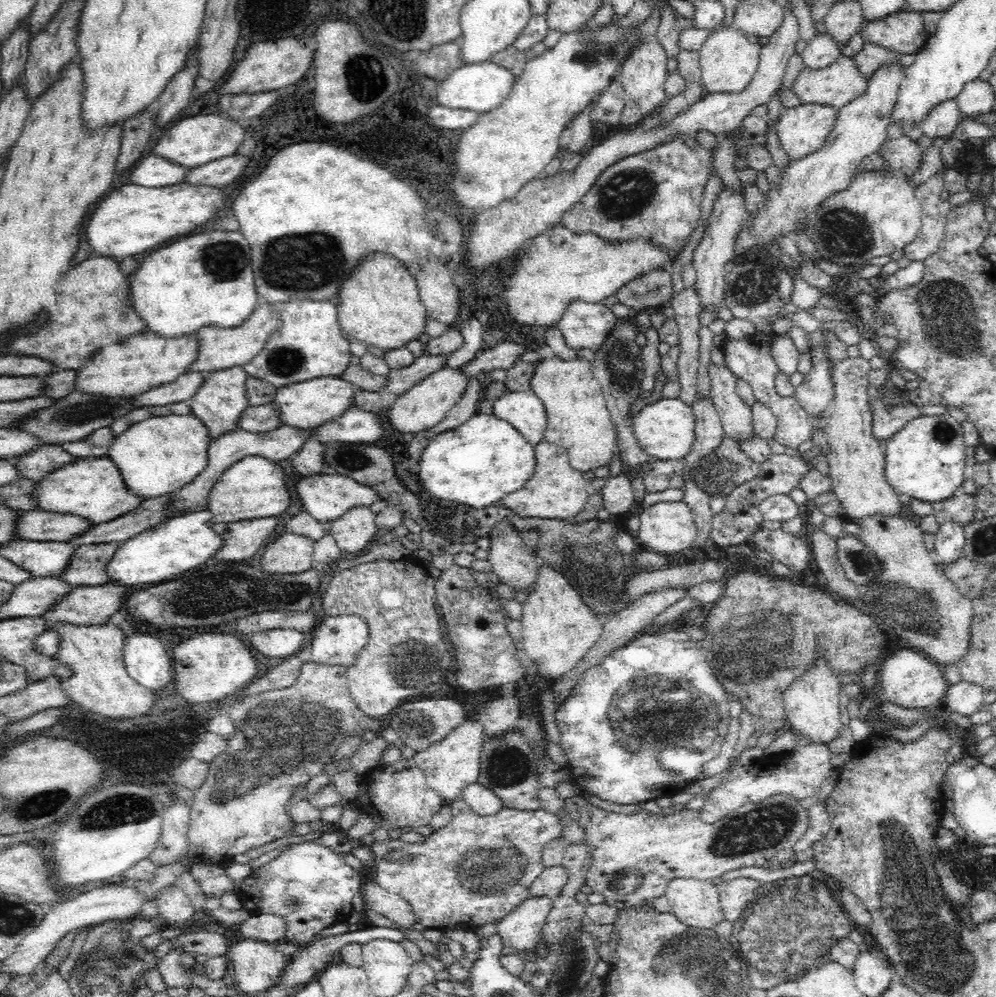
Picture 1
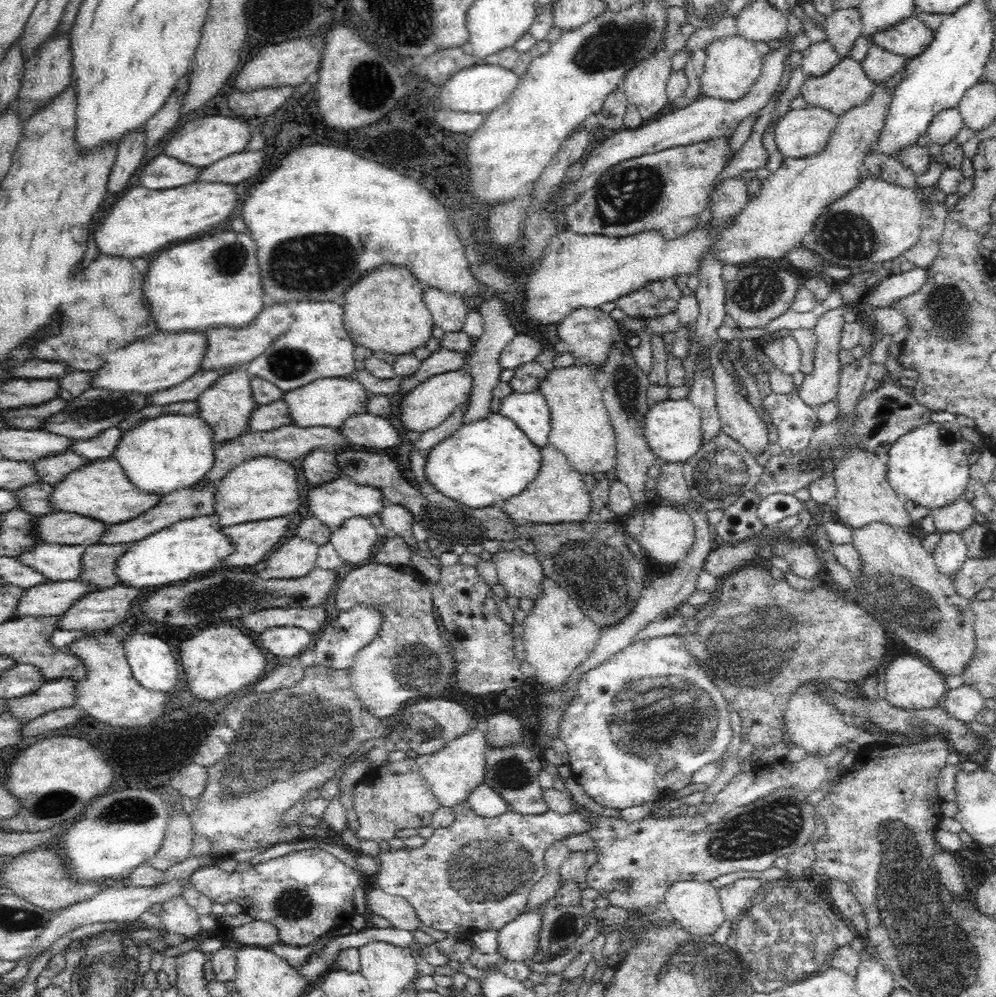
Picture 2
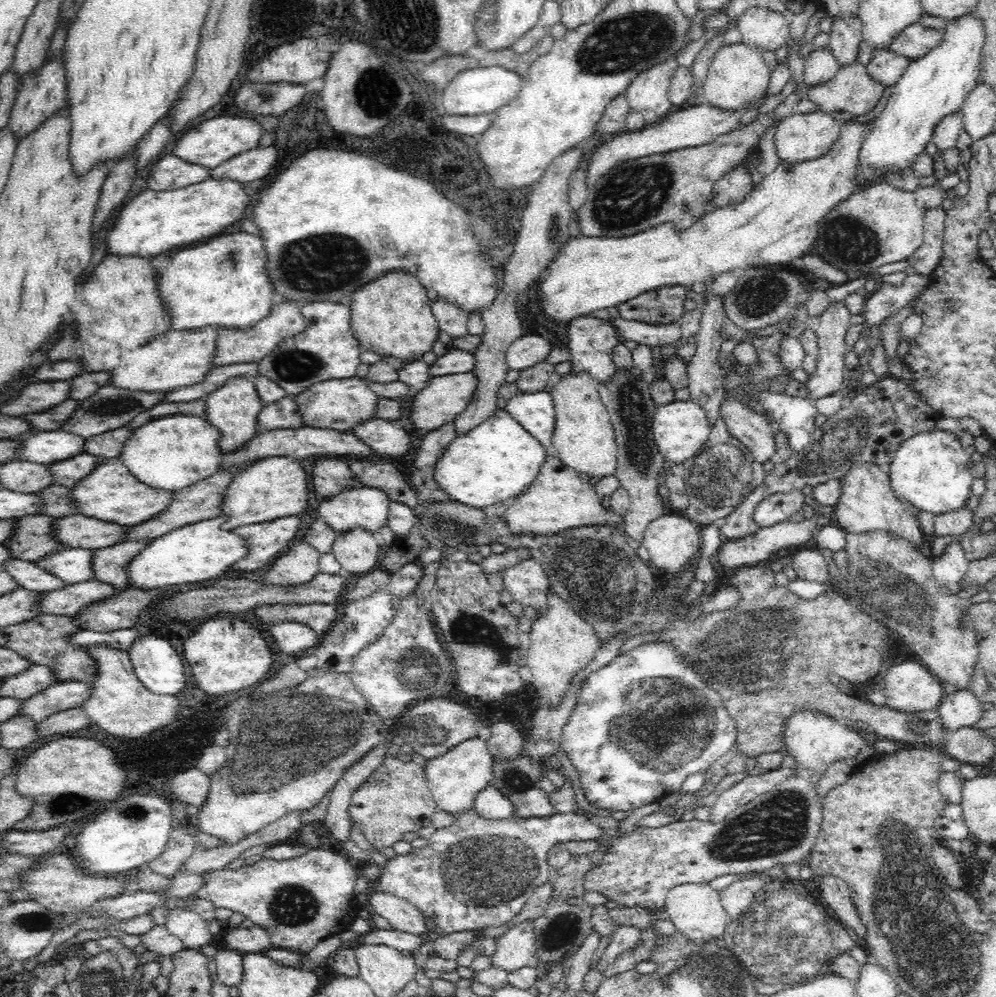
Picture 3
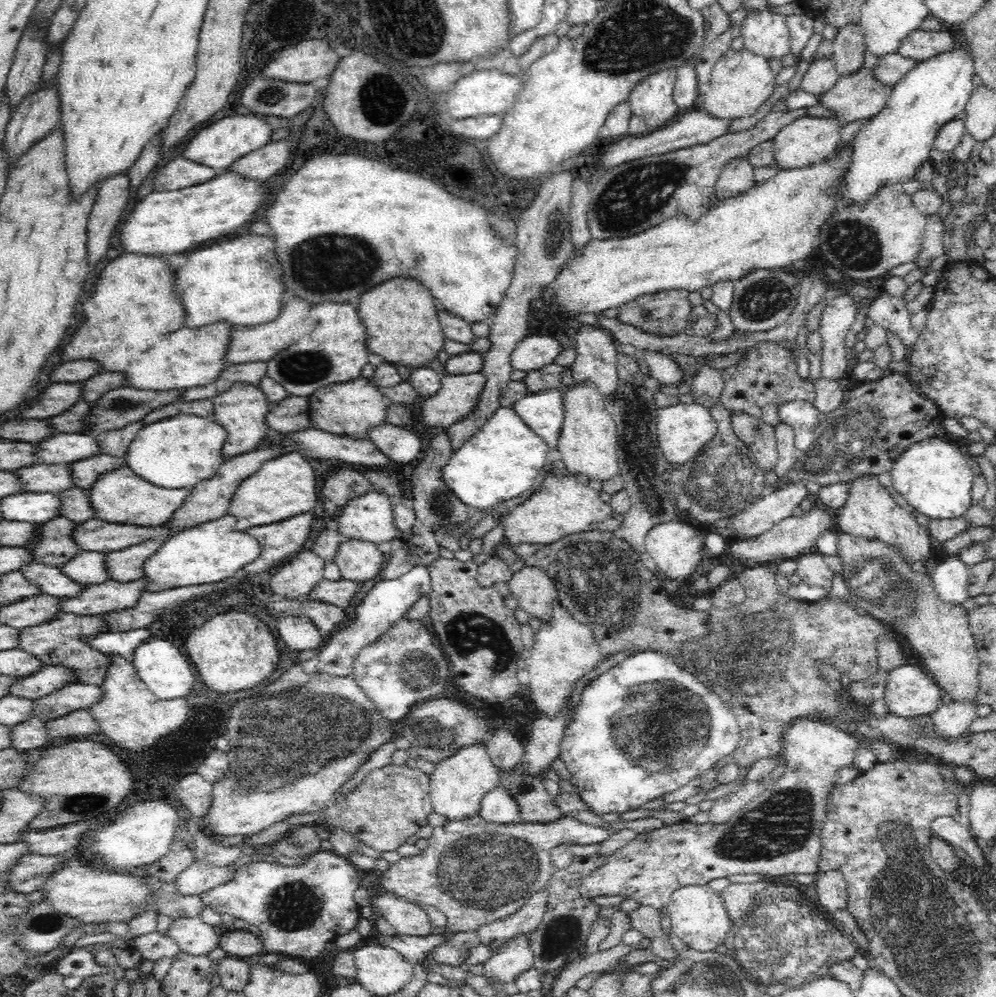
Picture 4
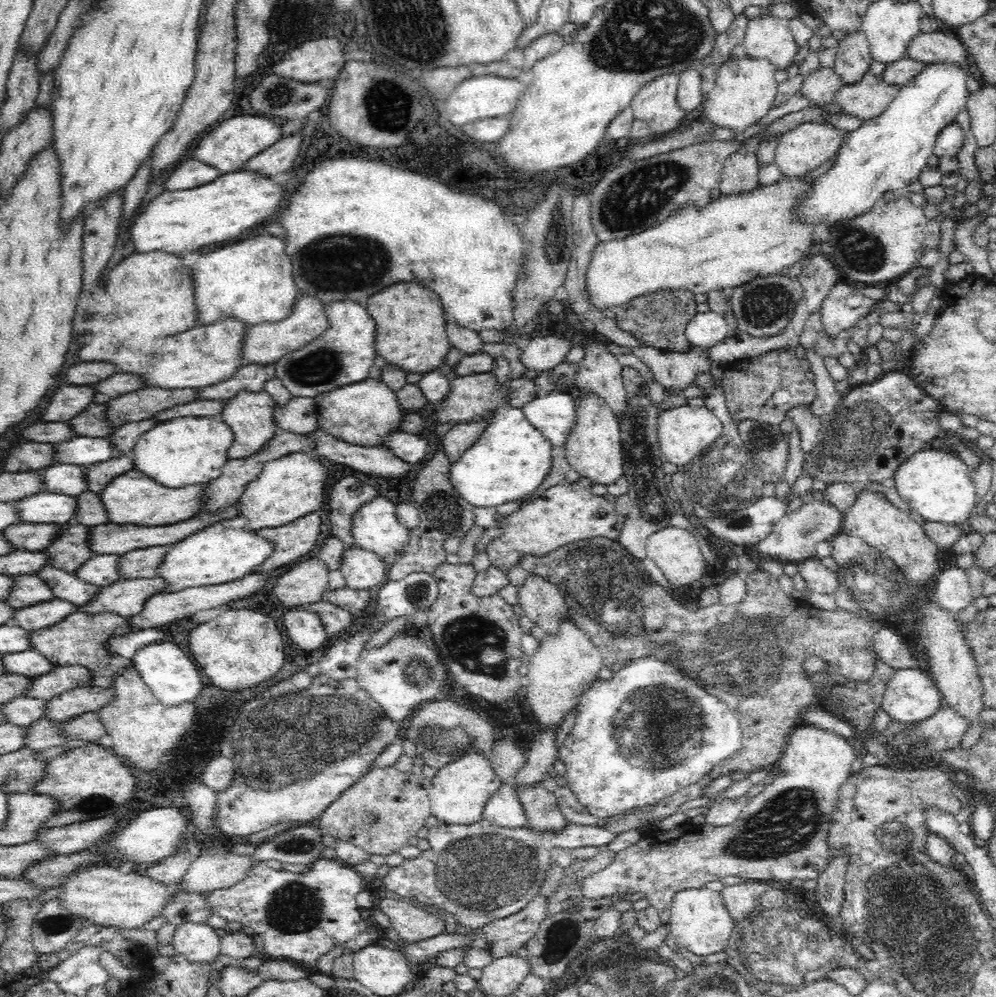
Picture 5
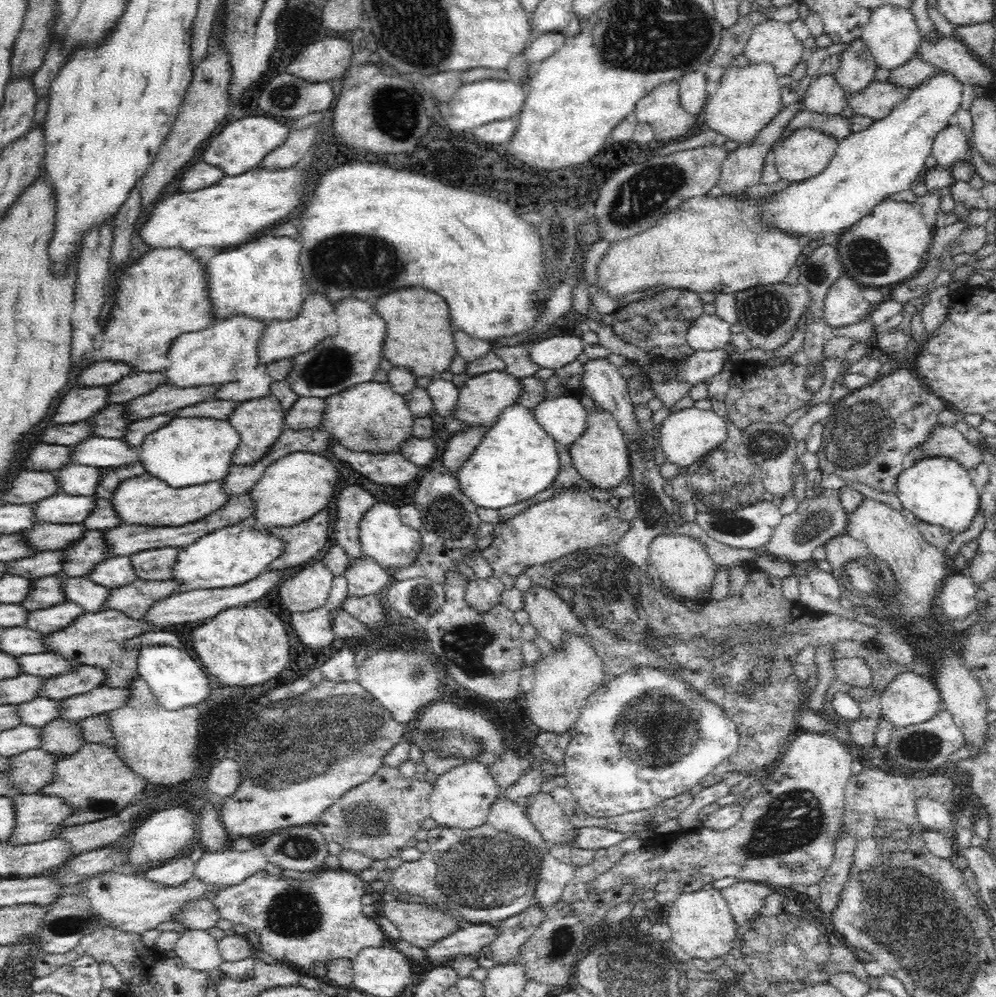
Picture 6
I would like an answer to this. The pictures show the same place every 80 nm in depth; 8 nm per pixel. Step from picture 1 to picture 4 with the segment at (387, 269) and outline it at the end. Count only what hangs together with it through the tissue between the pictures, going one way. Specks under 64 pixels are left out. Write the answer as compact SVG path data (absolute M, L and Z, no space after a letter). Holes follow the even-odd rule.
M392 278L384 284L370 288L359 297L357 307L358 318L364 323L366 347L370 353L382 356L386 362L403 365L412 369L426 368L429 363L438 358L438 353L444 350L446 338L439 323L438 308L434 304L434 296L418 280L410 278Z

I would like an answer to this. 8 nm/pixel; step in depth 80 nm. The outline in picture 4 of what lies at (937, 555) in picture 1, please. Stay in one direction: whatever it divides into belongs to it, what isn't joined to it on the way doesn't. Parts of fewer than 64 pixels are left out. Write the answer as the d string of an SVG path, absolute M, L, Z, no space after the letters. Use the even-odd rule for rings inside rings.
M958 553L949 554L930 570L933 586L946 603L961 605L970 597L967 593L969 566L966 566Z

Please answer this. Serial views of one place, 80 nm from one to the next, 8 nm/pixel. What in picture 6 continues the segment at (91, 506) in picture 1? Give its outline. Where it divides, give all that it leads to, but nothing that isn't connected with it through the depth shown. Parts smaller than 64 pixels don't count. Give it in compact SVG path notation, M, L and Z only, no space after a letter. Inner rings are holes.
M144 473L124 480L109 498L117 516L126 524L142 526L182 526L200 520L218 510L232 496L222 491L224 480L198 484L188 488L173 488L151 474Z

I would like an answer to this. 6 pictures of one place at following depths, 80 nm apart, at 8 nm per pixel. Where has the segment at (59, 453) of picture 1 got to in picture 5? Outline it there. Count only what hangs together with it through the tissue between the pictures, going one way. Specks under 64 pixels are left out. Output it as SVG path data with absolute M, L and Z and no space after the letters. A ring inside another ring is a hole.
M122 454L116 458L109 458L104 462L83 466L83 468L85 468L86 487L88 487L88 491L98 494L114 478L118 478L117 476L135 469L135 464L131 455Z

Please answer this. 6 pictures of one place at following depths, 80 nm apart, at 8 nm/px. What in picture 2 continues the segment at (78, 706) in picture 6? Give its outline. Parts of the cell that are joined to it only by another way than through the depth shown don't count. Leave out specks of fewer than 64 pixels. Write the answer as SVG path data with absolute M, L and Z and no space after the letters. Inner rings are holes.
M66 678L44 681L34 692L20 698L6 699L8 713L18 721L32 721L48 712L77 704L76 681Z

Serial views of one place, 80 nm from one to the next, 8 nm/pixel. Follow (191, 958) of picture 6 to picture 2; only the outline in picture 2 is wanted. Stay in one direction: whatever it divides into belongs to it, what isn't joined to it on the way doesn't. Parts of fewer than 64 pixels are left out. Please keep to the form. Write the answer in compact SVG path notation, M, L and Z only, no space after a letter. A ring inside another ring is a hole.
M182 895L175 896L162 905L160 917L168 932L182 935L186 940L196 940L208 933L200 927L198 914L186 903Z

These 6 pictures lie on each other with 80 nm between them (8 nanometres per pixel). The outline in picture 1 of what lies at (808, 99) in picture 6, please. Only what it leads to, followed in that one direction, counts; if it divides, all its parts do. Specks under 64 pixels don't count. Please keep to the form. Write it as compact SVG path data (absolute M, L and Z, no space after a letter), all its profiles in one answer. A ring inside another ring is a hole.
M818 33L800 54L808 68L820 70L832 64L840 55L840 47L832 40L830 33Z

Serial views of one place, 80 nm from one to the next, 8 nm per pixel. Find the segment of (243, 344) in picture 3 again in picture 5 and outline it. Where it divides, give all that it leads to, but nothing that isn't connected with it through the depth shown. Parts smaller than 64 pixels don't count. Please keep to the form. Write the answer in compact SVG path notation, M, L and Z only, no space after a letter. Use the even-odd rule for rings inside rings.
M300 296L295 300L290 314L278 322L260 323L250 325L245 330L244 348L242 348L242 359L246 363L260 365L275 363L288 352L294 352L310 344L317 339L328 327L328 319L324 316L324 302L314 296Z

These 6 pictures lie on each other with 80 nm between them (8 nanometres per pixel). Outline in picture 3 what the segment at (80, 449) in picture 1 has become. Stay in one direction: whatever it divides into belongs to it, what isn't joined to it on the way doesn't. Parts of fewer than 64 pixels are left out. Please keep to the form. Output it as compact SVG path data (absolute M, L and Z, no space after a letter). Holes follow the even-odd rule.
M125 425L114 430L85 439L83 452L104 458L118 457L134 428Z

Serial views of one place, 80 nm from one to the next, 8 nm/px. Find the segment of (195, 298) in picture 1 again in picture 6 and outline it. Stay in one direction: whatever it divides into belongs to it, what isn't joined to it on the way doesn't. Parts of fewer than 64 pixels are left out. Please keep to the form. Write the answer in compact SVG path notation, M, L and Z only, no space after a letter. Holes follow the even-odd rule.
M266 233L248 244L220 251L206 264L208 298L218 319L244 315L256 320L290 320L302 308L308 287L298 264L300 242Z

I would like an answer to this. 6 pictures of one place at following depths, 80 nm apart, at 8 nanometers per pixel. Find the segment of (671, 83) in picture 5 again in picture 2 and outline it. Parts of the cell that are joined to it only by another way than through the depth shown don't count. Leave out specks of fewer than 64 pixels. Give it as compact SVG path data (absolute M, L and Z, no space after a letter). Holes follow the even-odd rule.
M664 48L655 50L649 57L636 62L623 76L620 88L627 96L629 104L638 107L645 122L655 120L672 106L667 95L667 80L672 71L671 54Z

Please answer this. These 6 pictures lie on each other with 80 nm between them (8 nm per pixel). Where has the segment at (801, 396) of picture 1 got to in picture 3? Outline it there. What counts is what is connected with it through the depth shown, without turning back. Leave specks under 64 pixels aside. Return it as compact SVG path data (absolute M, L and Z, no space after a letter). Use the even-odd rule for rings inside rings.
M839 302L834 305L830 304L824 312L821 312L818 316L818 320L814 323L813 329L818 336L818 359L816 363L816 371L813 372L808 380L805 382L807 388L807 398L809 400L818 400L818 398L824 398L836 390L845 388L845 381L847 373L844 373L845 362L845 337L846 329L851 326L850 324L850 311L846 309L846 303Z

